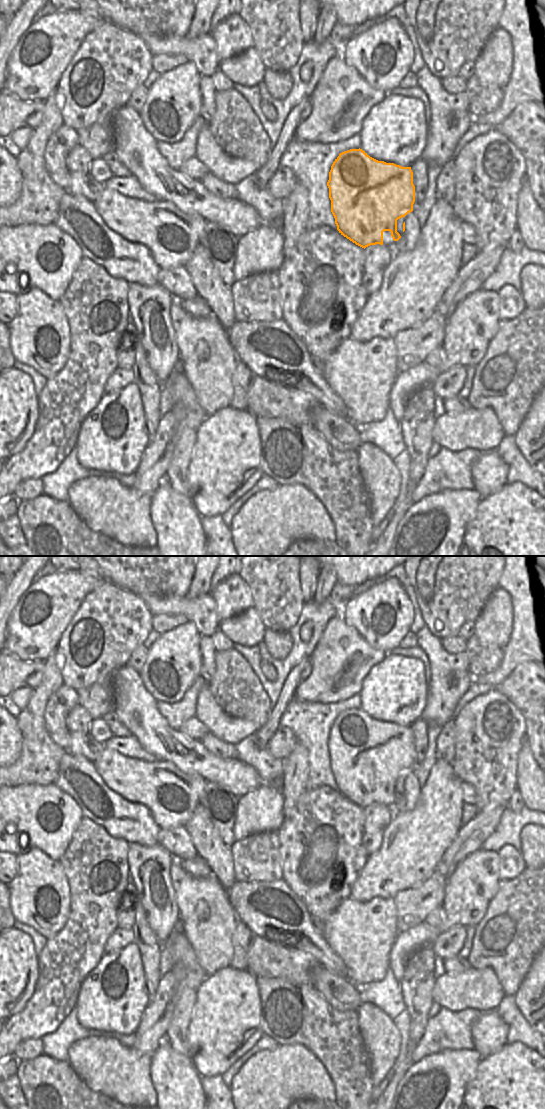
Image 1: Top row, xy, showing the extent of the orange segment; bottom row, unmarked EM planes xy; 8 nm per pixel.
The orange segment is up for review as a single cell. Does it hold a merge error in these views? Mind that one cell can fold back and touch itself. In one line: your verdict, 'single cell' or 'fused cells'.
single cell

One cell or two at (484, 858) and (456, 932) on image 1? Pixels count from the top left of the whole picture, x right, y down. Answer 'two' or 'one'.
two

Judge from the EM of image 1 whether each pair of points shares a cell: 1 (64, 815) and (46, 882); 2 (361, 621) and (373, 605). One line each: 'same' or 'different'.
1: different
2: same

